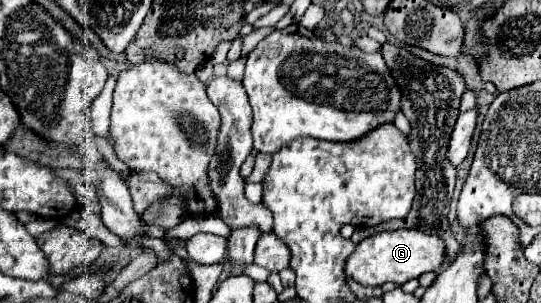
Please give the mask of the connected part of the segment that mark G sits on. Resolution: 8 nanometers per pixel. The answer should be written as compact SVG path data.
M398 229L398 231L384 231L360 241L354 253L348 257L344 273L346 277L354 279L360 285L378 287L384 283L404 285L410 279L420 277L426 271L438 271L444 263L444 241L436 235L428 235L414 229Z

